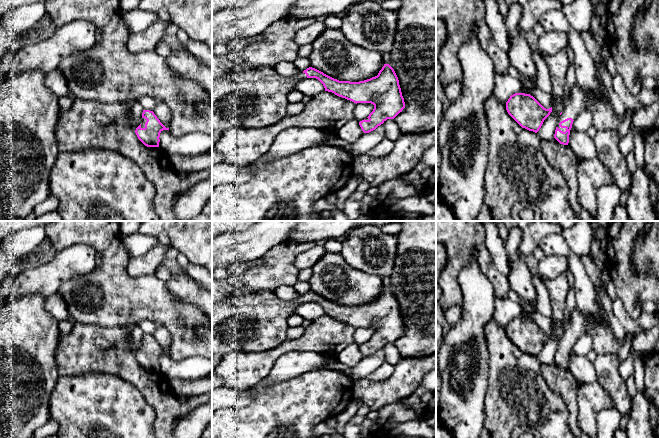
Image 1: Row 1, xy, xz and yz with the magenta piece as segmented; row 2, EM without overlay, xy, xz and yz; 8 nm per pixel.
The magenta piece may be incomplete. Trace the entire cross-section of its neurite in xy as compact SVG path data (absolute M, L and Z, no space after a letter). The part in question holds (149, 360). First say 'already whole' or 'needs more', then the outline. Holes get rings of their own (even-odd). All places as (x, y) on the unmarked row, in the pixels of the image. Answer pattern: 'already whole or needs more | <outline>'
needs more | M143 334L140 349L135 353L138 363L147 371L159 371L160 357L166 352L153 335Z

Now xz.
needs more | M384 288L377 300L359 306L339 305L312 291L294 300L283 300L268 290L250 292L239 289L225 300L212 304L212 373L221 360L231 352L266 351L283 343L287 339L288 319L304 302L316 302L323 308L325 315L356 328L373 328L374 333L369 340L359 345L364 357L375 354L387 343L394 343L405 332L398 301L389 288Z

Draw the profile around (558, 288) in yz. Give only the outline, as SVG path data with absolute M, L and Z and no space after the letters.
M561 274L554 279L543 281L549 293L552 314L556 320L563 320L567 295L570 284L565 274Z

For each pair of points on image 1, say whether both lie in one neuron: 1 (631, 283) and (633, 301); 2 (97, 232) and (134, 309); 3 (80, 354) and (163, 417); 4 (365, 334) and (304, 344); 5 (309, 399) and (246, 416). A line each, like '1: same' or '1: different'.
1: same
2: same
3: same
4: different
5: same

